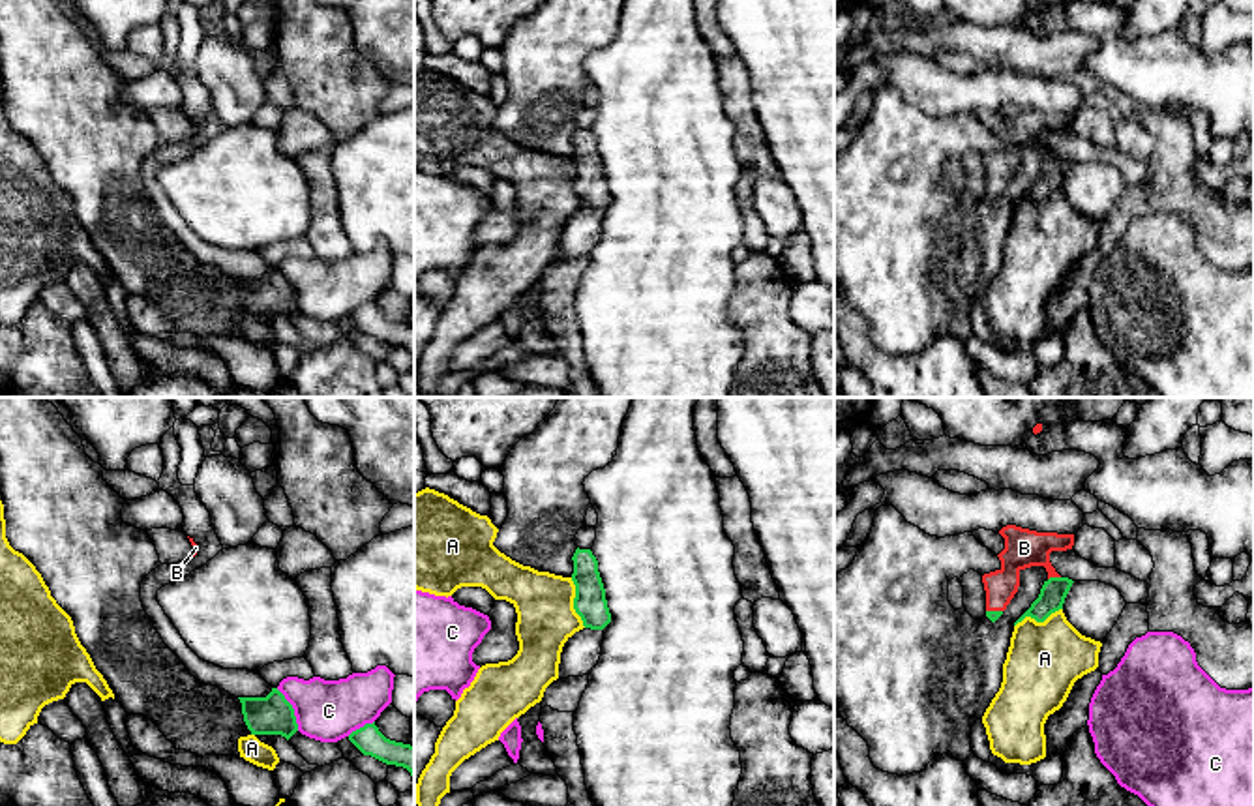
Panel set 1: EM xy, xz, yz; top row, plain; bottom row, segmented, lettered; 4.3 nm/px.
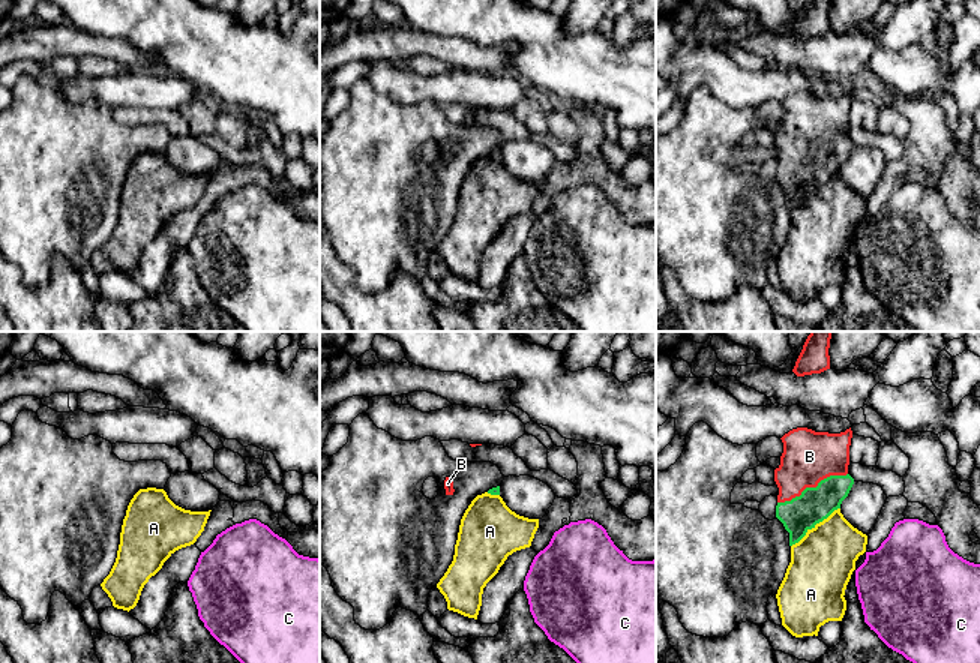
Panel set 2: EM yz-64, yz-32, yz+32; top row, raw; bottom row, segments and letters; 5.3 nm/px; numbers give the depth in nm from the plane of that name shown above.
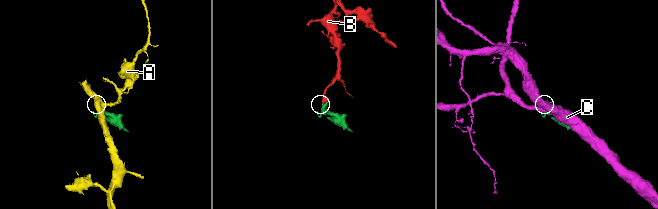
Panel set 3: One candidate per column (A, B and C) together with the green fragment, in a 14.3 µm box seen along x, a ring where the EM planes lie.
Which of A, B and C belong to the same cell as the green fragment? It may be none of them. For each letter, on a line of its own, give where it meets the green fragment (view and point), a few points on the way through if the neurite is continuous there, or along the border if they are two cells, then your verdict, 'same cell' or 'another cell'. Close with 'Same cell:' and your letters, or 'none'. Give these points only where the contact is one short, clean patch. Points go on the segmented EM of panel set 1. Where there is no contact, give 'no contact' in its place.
A: contact xz (574, 602); another cell
B: contact yz (1054, 578); way yz (1054, 591), (1054, 578), (1050, 568), (1024, 548); same cell
C: contact xy (293, 709); another cell
Same cell: B

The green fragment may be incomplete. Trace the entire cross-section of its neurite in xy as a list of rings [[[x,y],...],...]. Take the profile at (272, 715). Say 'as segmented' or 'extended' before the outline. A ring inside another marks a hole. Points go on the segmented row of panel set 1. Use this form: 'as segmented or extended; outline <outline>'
as segmented; outline [[[272,688],[266,697],[238,697],[251,735],[281,735],[287,740],[298,731],[292,705]]]

